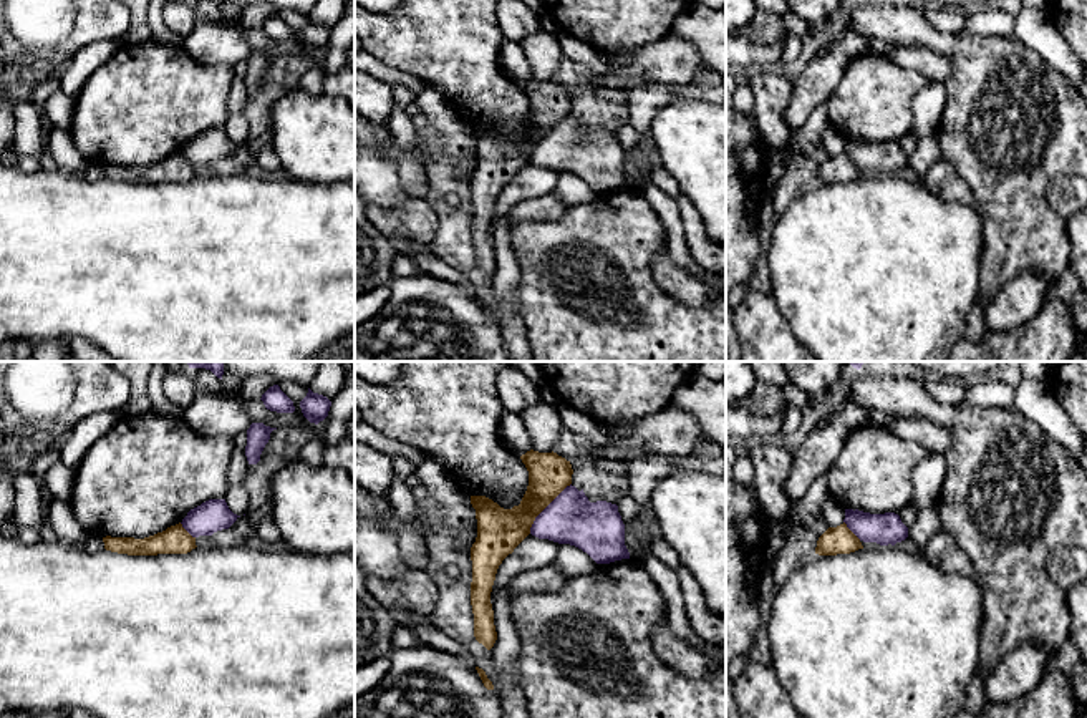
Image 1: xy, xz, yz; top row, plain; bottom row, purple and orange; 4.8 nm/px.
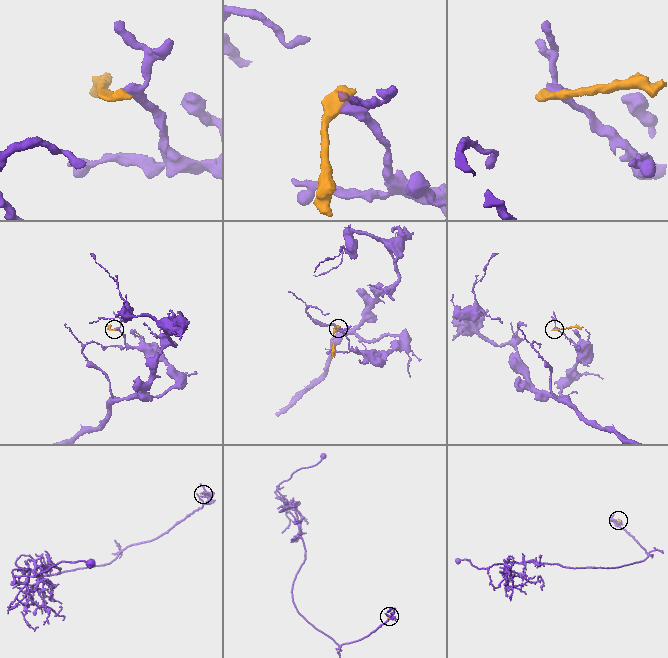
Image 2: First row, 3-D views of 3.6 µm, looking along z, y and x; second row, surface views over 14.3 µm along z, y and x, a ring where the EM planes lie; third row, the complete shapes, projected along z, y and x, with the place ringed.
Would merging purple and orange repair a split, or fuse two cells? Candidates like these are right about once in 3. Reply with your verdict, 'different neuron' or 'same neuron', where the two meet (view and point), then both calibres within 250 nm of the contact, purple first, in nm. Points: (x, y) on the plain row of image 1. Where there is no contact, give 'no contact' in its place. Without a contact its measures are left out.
different neuron; meets purple in xz at (545, 136); 240 nm thick on the purple side, 220 nm on the other

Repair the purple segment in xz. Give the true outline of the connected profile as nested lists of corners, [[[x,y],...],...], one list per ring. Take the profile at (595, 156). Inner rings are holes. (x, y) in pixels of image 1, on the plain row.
[[[567,114],[534,149],[530,163],[587,181],[597,192],[630,187],[618,134],[590,131],[583,118]]]

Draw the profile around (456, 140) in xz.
[[[424,88],[416,95],[419,113],[423,113],[437,136],[442,153],[451,158],[457,174],[472,176],[477,166],[476,138],[447,104],[442,95],[432,88]]]

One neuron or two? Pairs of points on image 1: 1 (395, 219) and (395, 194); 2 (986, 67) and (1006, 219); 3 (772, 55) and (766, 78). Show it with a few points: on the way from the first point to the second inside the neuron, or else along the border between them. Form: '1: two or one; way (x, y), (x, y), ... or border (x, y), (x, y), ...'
1: two; border (411, 196), (393, 208), (371, 204)
2: one; way (1006, 105), (1006, 181)
3: two; border (777, 67), (754, 67), (749, 72)

